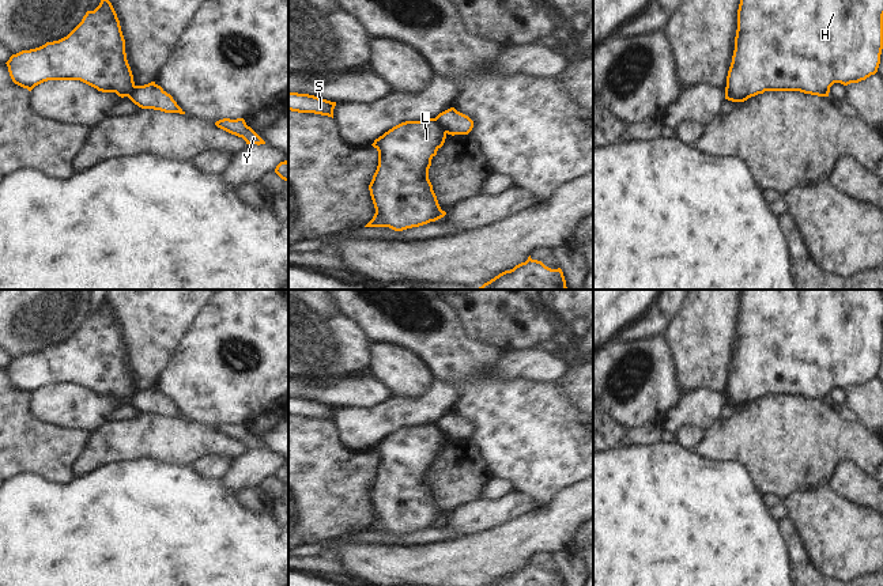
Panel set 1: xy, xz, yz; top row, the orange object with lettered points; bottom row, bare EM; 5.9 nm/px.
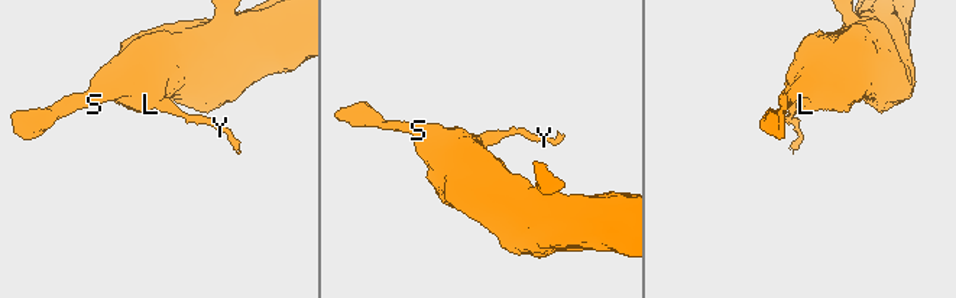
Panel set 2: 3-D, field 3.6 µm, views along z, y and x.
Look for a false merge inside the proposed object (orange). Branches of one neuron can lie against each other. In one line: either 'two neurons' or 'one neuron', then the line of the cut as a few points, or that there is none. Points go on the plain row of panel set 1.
two neurons | xz (433, 423), (446, 437)

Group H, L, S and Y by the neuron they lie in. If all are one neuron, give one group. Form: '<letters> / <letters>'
H L S / Y

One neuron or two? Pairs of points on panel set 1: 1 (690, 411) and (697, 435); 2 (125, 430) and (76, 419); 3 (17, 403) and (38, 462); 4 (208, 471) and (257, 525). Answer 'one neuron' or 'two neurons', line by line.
1: two neurons
2: two neurons
3: one neuron
4: two neurons

